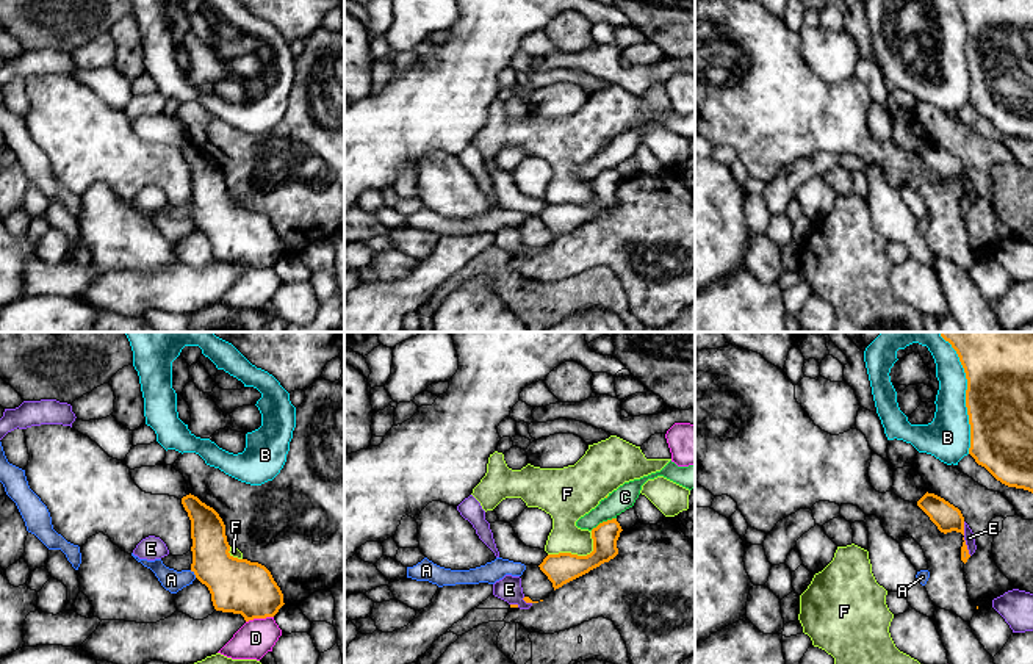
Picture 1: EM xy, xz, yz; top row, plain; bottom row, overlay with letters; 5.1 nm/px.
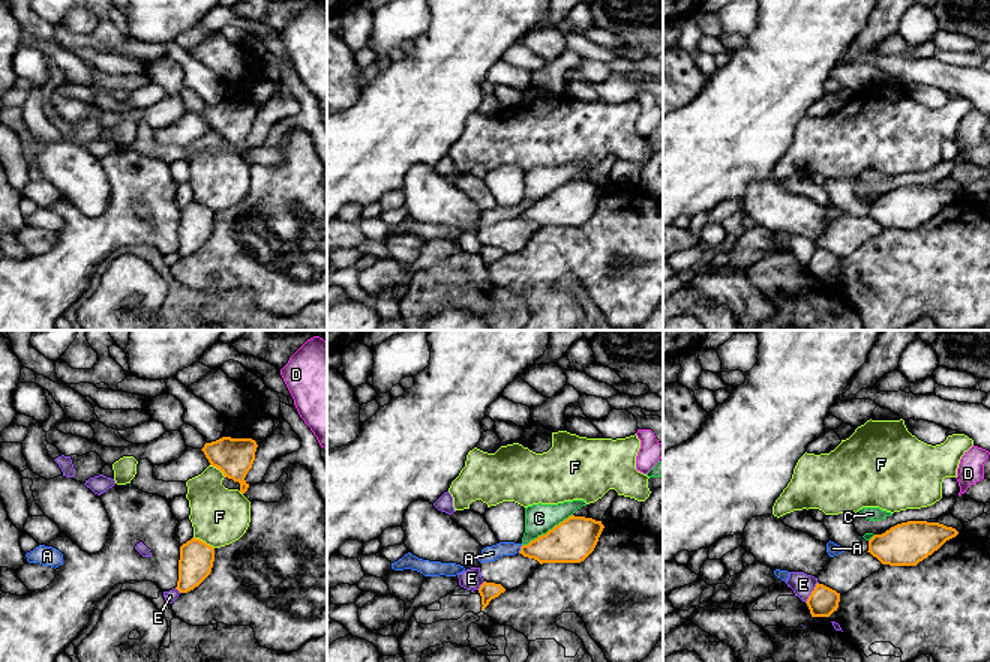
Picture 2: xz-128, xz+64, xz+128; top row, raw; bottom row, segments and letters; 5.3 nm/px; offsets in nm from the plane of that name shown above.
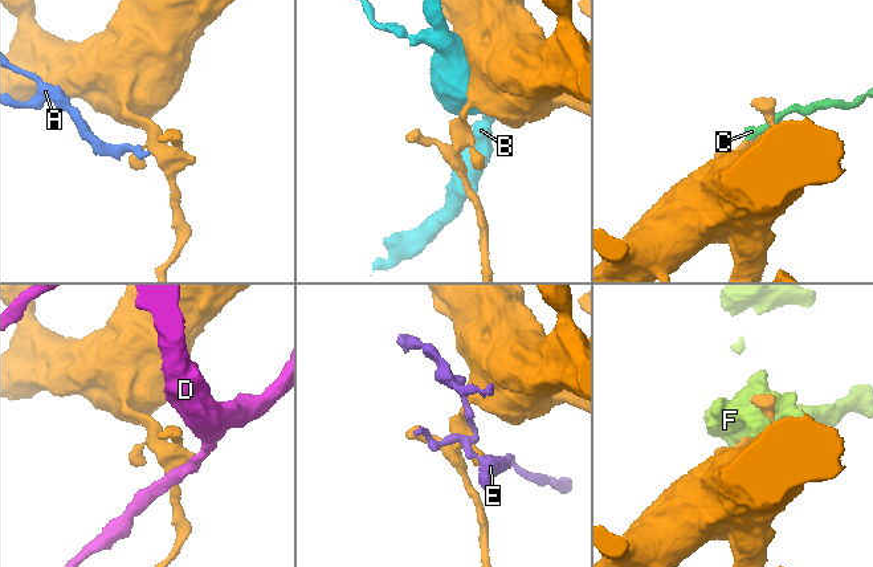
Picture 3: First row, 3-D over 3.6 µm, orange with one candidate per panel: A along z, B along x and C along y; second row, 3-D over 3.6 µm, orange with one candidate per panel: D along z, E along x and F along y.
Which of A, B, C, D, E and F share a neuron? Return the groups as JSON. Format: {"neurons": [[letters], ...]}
{"neurons": [["A", "C"], ["B"], ["D"], ["E"], ["F"]]}

